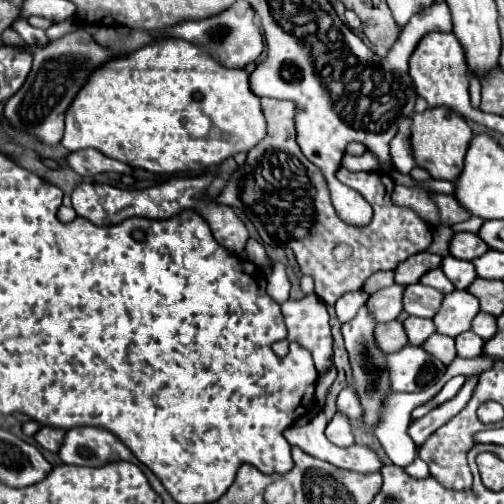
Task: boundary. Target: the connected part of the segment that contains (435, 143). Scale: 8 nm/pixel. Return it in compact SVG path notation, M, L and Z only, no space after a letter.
M433 107L433 109L413 115L411 131L413 131L411 145L413 145L417 165L427 169L433 179L457 181L459 173L463 171L465 151L469 147L469 141L473 139L473 131L469 123L465 121L465 117L455 113L449 107Z

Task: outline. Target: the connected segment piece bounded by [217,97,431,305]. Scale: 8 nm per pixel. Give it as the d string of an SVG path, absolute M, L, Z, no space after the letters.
M265 97L265 99L261 99L261 107L263 107L263 113L267 119L267 137L255 149L251 149L251 153L247 155L247 163L239 171L233 173L233 177L229 179L227 187L217 197L217 201L245 211L245 215L249 219L253 219L263 243L273 245L273 247L289 245L297 257L301 273L311 275L315 279L315 293L327 305L335 305L335 301L349 291L359 291L369 275L373 275L377 271L395 269L407 257L421 253L429 247L429 243L431 243L429 223L419 213L415 213L411 207L401 207L391 201L393 181L387 173L375 173L375 171L373 173L365 173L365 171L353 173L343 167L337 171L337 179L341 183L349 185L351 189L359 191L375 211L369 227L351 227L351 225L343 223L335 213L323 173L301 153L301 149L295 141L295 123L293 123L295 103Z

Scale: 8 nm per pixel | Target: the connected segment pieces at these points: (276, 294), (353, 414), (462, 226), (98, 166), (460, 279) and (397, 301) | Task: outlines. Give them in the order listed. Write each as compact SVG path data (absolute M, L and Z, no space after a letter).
M275 263L275 275L269 275L267 293L269 293L277 303L283 303L283 301L289 299L289 289L291 289L291 283L289 283L289 279L287 279L285 265L283 265L283 263Z
M351 387L343 389L337 397L337 413L343 413L347 419L359 419L361 417L361 405L359 405L359 399L355 395L355 391Z
M471 217L467 221L457 223L451 226L451 229L455 233L463 232L463 231L477 233L483 223L484 223L484 220L479 217Z
M81 149L69 155L69 165L73 167L73 171L77 171L79 175L91 177L97 175L99 171L115 171L115 173L125 173L125 175L133 175L133 169L121 161L115 161L111 157L105 157L101 151L95 149Z
M451 255L443 259L441 269L453 281L455 289L467 289L471 285L471 281L475 281L475 277L477 277L475 265L471 261L459 261Z
M391 285L385 289L375 291L373 295L369 295L367 307L371 311L371 315L375 317L375 321L385 323L385 321L393 321L399 317L399 313L403 311L403 291L405 285Z

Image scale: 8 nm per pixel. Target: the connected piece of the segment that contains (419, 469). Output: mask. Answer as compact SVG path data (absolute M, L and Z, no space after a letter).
M415 459L411 465L407 465L405 471L407 471L409 477L415 477L415 479L423 479L423 477L429 475L427 463L425 463L425 461L419 461L419 459Z

